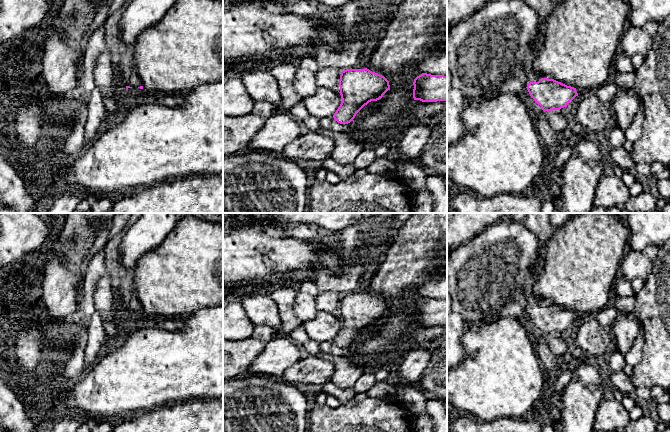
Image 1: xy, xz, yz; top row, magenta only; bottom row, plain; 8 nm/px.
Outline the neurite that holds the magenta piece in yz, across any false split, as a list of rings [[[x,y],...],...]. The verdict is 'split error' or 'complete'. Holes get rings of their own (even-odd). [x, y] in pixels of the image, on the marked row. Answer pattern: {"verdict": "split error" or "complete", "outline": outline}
{"verdict": "split error", "outline": [[[525,0],[539,16],[537,25],[531,35],[527,52],[525,53],[525,72],[528,80],[527,90],[543,111],[560,110],[567,107],[578,93],[576,88],[567,86],[554,79],[544,78],[533,69],[533,63],[538,55],[538,48],[543,45],[545,22],[553,9],[550,0]]]}

